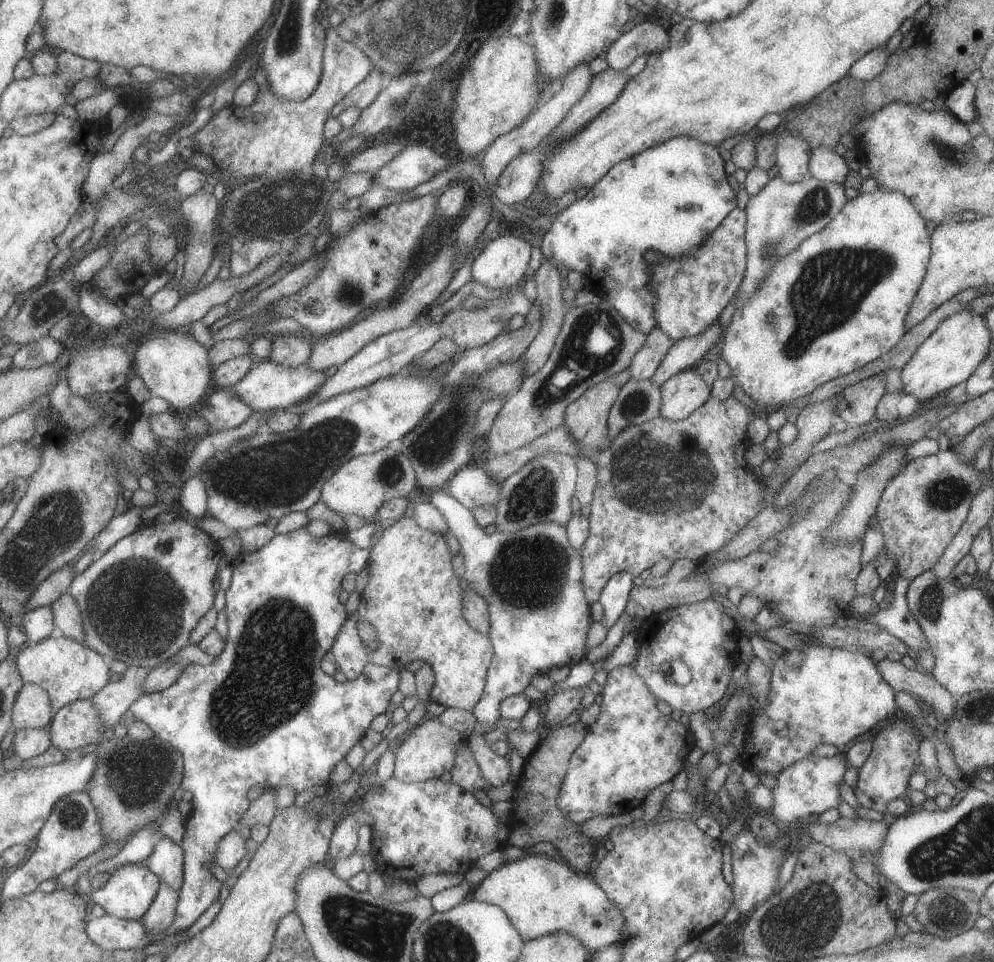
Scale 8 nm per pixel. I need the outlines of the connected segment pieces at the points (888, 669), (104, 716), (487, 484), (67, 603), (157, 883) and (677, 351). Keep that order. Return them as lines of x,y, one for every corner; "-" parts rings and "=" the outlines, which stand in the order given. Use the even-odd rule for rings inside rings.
887,657
878,662
873,661
873,664
894,691
901,690
911,697
915,695
920,698
936,716
940,716
940,722
949,721
955,714
956,696
949,694
931,675
907,669
901,662
891,661
=
128,667
123,678
110,682
93,697
103,726
108,729
108,735
119,722
119,718
145,694
145,680
150,671
145,667
=
467,466
451,479
447,491
471,510
480,506
499,506
503,482
497,482
485,466
=
64,594
52,604
52,608
55,614
55,624
64,635
85,644
87,633
82,610
73,598
73,594
=
147,863
127,864
113,870
109,882
100,889
92,890
88,899
92,904
105,907
111,915
125,920
142,920
155,902
159,894
162,881
=
718,320
709,324
703,334
697,334
693,338
682,338
671,343
669,350
663,355
663,360
649,376
651,382
661,386
668,378
685,369
694,368
700,361
703,352
707,348
713,348
717,344
717,336
721,334

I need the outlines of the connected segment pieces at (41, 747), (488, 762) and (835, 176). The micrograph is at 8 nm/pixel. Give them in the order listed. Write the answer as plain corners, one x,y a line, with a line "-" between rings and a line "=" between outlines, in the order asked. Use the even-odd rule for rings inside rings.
46,727
15,730
11,748
24,763
27,763
31,758
47,752
51,746
54,746
52,734
49,727
=
474,731
470,736
470,747
474,752
477,764
491,786
500,787
513,781
511,762
508,757
497,754
487,742
486,734
=
818,145
809,150
809,176
825,182
842,184
843,178
849,172
848,166
833,147

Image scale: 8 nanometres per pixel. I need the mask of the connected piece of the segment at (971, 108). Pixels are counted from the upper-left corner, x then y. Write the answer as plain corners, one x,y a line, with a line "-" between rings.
970,81
956,84
944,96
945,110
949,111
959,122
969,124
977,118
975,112
975,86

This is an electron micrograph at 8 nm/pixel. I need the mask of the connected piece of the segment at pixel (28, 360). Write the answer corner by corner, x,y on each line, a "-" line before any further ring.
47,334
37,342
22,346
13,356
12,368
27,370
54,363
68,346

